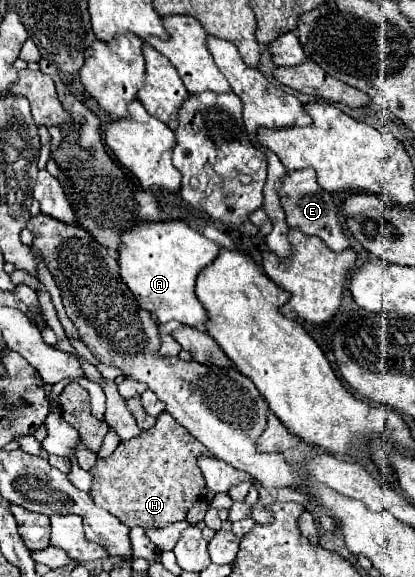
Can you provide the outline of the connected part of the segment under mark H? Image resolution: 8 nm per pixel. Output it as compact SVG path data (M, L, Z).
M160 413L154 427L122 441L110 457L96 461L90 469L90 497L128 527L162 529L170 523L184 521L192 505L202 499L204 477L198 467L198 457L202 455L214 457L168 413Z

